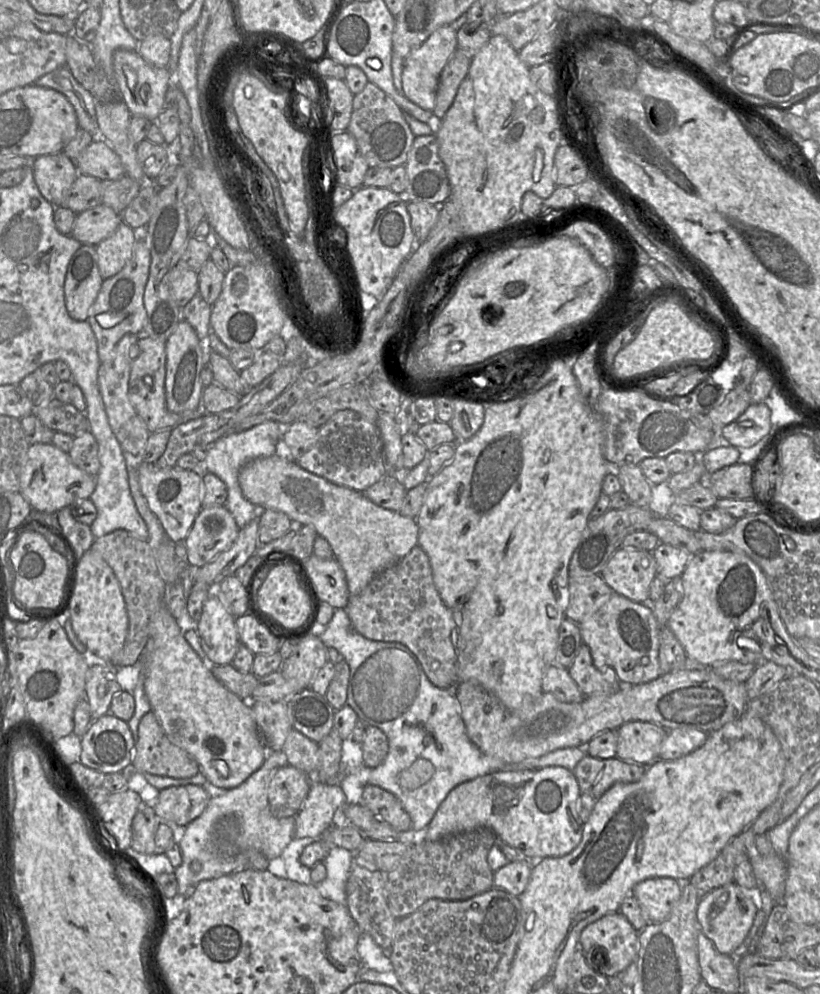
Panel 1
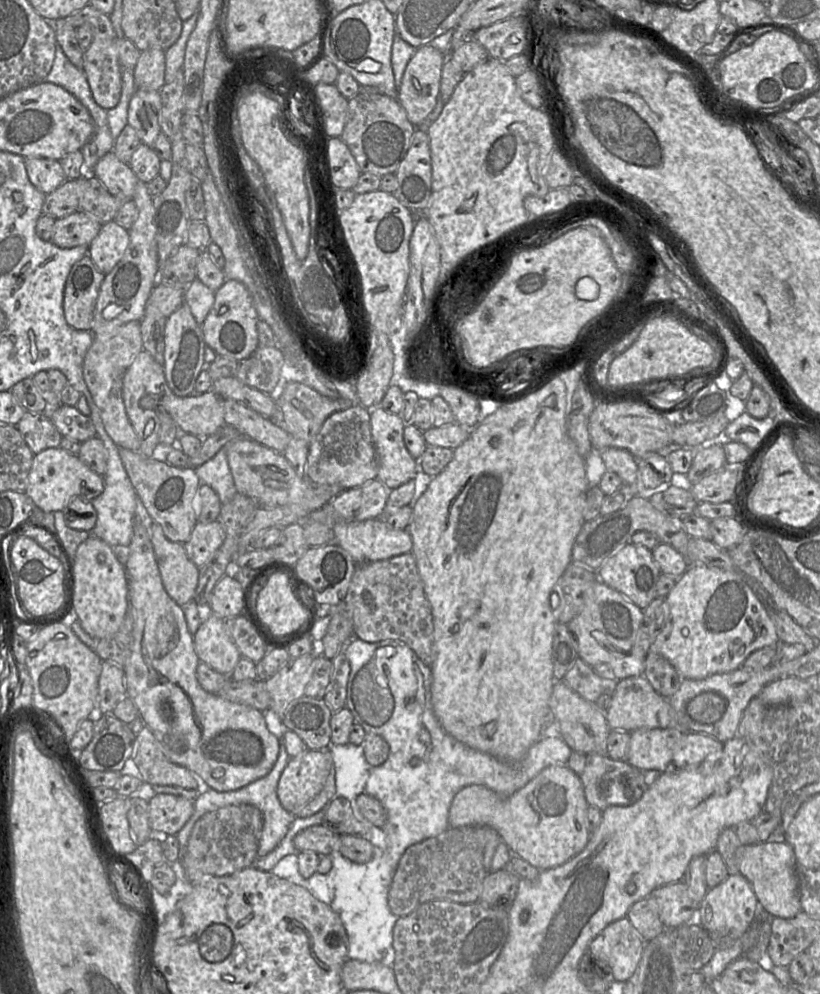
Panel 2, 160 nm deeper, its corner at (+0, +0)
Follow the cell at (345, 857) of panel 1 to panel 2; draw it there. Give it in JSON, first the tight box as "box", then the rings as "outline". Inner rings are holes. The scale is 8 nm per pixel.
{"box":[271,825,399,967],"outline":[[[376,825],[370,826],[367,833],[368,839],[374,846],[372,859],[365,864],[358,864],[344,857],[339,851],[333,851],[330,855],[332,868],[327,874],[320,874],[317,871],[309,878],[304,878],[298,869],[297,853],[283,857],[271,870],[275,875],[290,882],[306,888],[316,899],[330,906],[339,914],[345,927],[348,937],[348,959],[356,959],[363,962],[380,962],[382,965],[394,967],[395,952],[392,947],[393,928],[399,917],[394,915],[388,905],[388,891],[392,882],[395,869],[389,863],[389,853],[385,831]]]}

